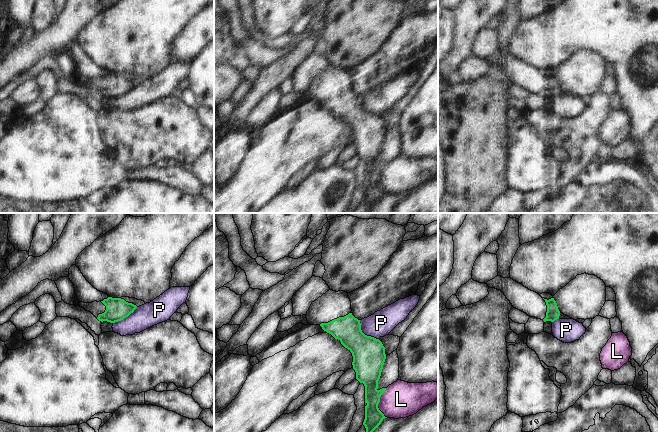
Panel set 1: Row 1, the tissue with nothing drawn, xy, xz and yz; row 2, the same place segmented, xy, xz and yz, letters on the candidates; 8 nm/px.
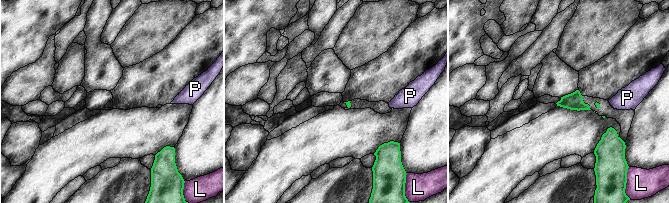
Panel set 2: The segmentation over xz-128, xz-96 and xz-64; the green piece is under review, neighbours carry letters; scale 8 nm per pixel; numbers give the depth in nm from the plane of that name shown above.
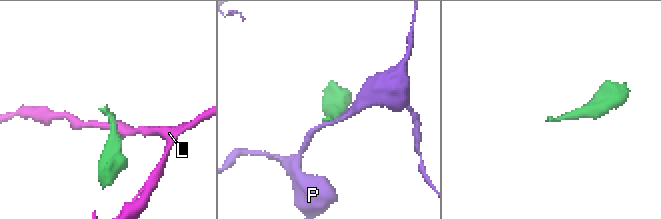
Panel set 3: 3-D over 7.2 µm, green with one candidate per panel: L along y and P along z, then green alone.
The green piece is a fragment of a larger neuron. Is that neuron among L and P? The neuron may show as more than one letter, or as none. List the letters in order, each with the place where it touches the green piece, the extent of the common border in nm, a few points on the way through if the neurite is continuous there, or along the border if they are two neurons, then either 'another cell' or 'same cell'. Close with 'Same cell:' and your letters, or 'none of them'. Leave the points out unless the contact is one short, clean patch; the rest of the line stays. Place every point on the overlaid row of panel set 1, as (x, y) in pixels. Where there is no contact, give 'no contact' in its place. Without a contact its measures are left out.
L: contact xz (378, 403); length 240 nm; another cell
P: contact xz (364, 334); length 220 nm; another cell
Same cell: none of them

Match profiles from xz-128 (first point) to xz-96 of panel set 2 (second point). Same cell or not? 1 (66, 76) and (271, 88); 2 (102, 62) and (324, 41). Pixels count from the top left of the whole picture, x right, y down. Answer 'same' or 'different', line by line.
1: different
2: different

